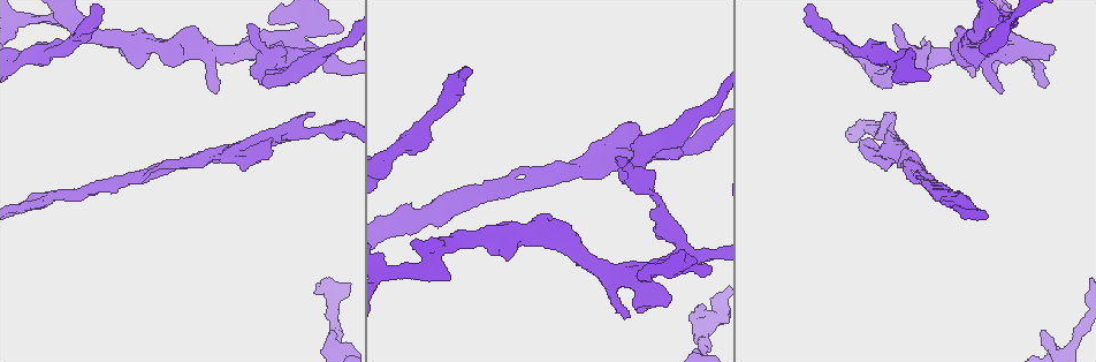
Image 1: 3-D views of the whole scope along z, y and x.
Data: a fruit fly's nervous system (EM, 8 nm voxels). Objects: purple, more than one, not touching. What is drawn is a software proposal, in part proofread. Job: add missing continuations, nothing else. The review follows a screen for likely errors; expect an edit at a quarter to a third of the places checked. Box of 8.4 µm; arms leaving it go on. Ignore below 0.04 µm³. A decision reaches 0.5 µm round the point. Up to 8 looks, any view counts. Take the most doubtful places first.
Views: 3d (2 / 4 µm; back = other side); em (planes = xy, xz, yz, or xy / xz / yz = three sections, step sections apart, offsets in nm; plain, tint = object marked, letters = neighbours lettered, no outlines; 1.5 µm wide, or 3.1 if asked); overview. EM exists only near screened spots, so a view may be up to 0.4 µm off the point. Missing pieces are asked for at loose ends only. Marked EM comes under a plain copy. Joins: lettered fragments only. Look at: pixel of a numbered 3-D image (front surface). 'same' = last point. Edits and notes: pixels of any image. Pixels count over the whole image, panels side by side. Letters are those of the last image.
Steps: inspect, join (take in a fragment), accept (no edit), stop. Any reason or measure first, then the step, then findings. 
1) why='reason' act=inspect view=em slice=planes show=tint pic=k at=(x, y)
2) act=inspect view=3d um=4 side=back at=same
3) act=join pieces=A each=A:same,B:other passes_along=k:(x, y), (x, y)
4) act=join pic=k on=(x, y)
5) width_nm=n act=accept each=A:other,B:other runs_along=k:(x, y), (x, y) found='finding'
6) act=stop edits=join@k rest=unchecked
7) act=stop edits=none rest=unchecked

why='branch stops here' act=inspect view=em slice=yz step=8 show=tint pic=1 at=(330, 332)

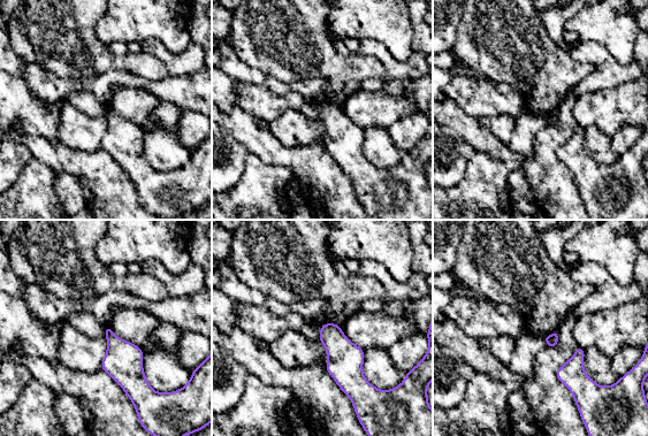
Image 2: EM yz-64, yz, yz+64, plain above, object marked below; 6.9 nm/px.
why='cut it another way' act=inspect view=em slice=planes show=letters at=same

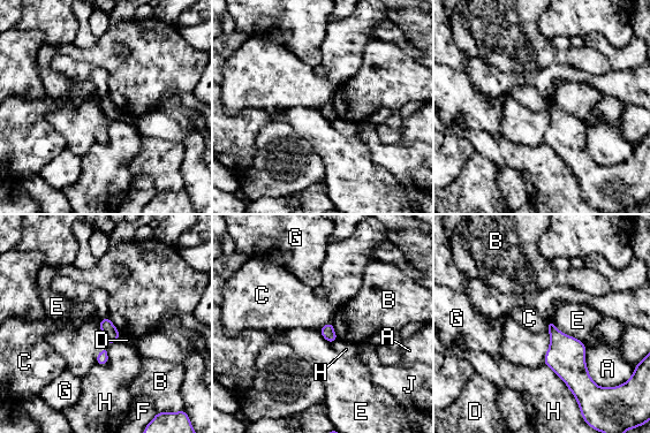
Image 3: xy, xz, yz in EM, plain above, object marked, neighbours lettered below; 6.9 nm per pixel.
act=accept each=A:other,B:other,C:other,D:other,E:other,F:other,G:other,H:other,J:other runs_along=3:(106, 321), (110, 344), (99, 362) found='no lettered fragment goes on from it'

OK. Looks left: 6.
why='free end' act=inspect view=em slice=planes show=letters pic=1 at=(891, 113)

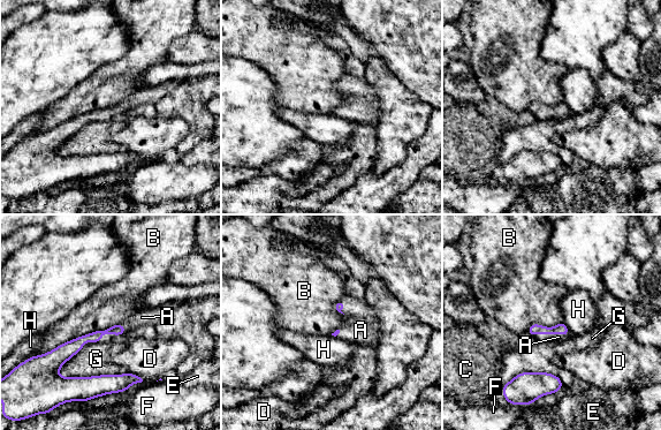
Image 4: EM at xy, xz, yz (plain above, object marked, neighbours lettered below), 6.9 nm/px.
act=join pieces=A each=A:same,B:other,C:other,D:other,E:other,F:other,G:other,H:other passes_along=4:(118, 330), (123, 327), (142, 317) found='it goes on there'

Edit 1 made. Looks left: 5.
why='redraw' act=inspect view=overview

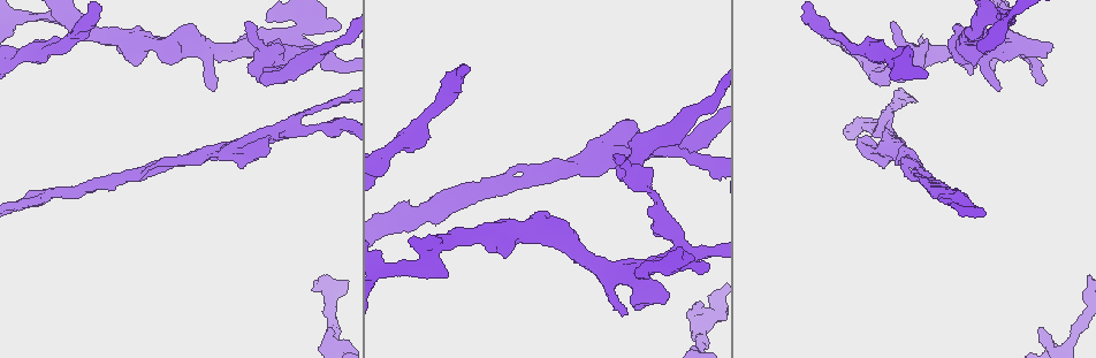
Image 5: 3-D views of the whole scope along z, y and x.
why='branch stops here' act=inspect view=3d um=4 pic=5 at=(625, 311)

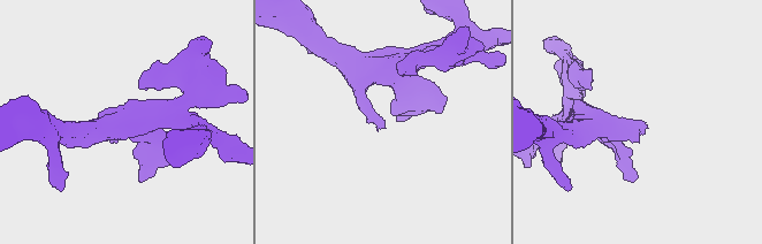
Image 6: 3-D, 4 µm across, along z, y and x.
why='need the tissue' act=inspect view=em slice=xy step=4 show=tint pic=6 at=(640, 121)

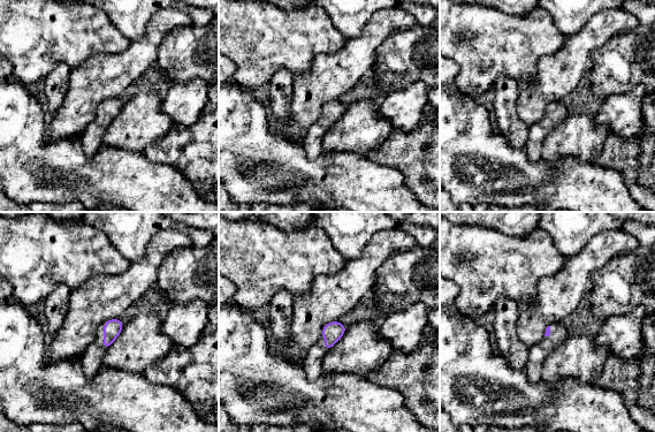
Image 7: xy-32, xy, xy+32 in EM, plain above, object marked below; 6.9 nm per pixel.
act=inspect view=em slice=planes show=letters at=same

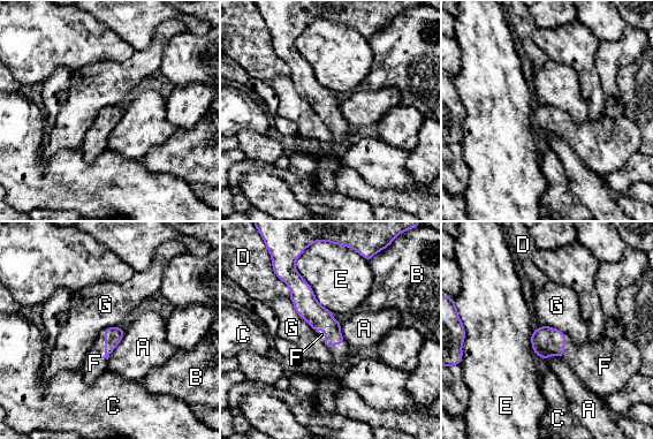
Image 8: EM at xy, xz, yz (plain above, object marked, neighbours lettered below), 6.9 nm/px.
act=join pieces=F each=A:other,B:other,C:other,D:other,E:other,F:same,G:other passes_along=8:(113, 335), (105, 345), (95, 363) found='it goes on there'

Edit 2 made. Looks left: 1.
act=stop edits=join@4,join@8 rest=unchecked

